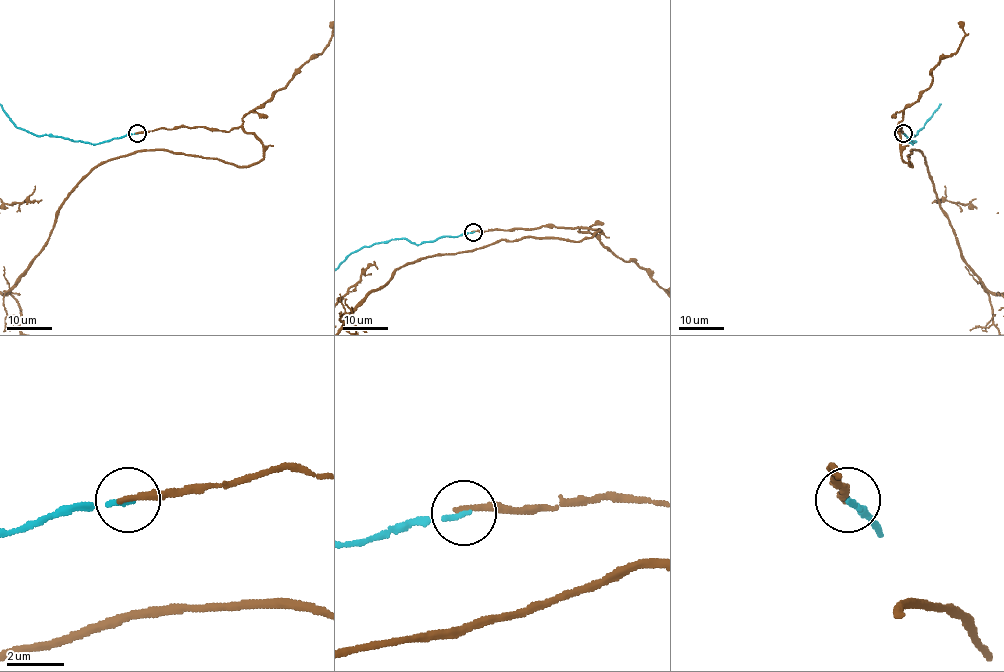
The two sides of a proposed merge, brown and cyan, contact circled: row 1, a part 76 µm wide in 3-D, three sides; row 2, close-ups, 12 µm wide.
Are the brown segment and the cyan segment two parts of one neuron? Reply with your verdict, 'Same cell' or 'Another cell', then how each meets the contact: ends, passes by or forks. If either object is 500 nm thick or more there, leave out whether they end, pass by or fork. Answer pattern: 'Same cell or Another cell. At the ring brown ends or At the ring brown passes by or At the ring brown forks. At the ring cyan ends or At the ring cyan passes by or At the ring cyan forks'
Another cell. At the ring brown ends. At the ring cyan ends

